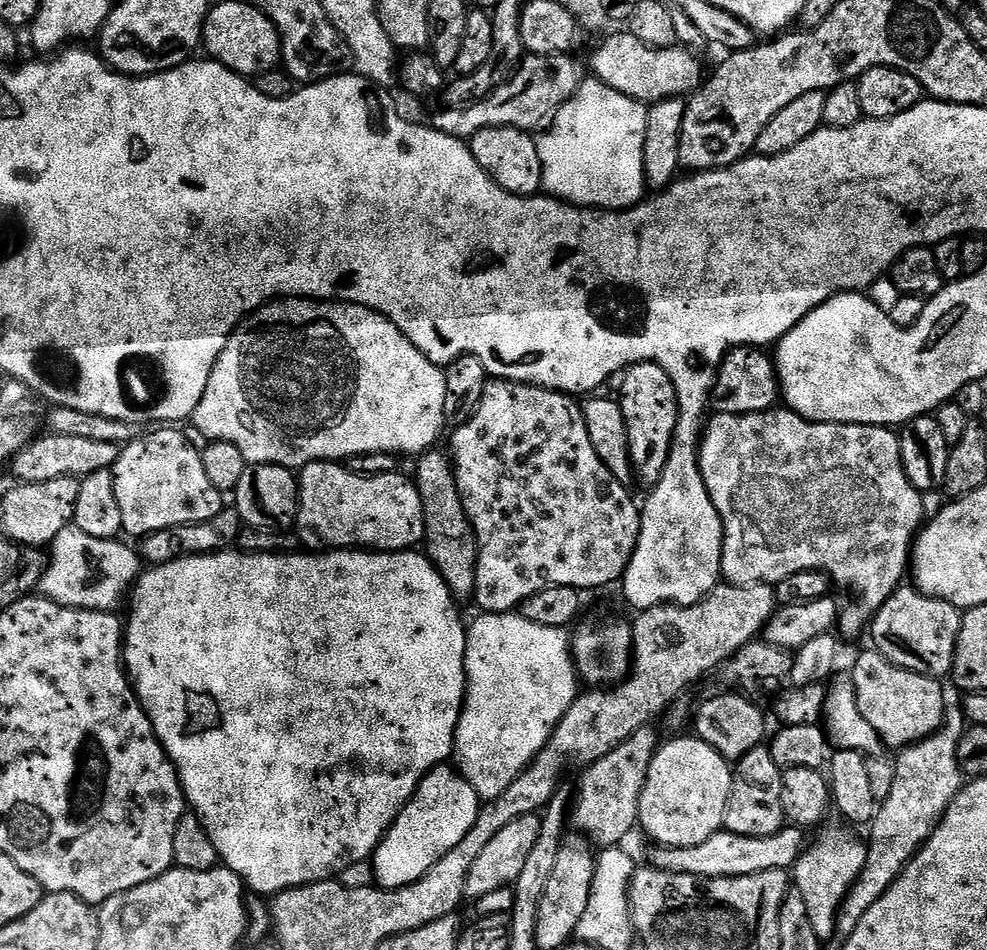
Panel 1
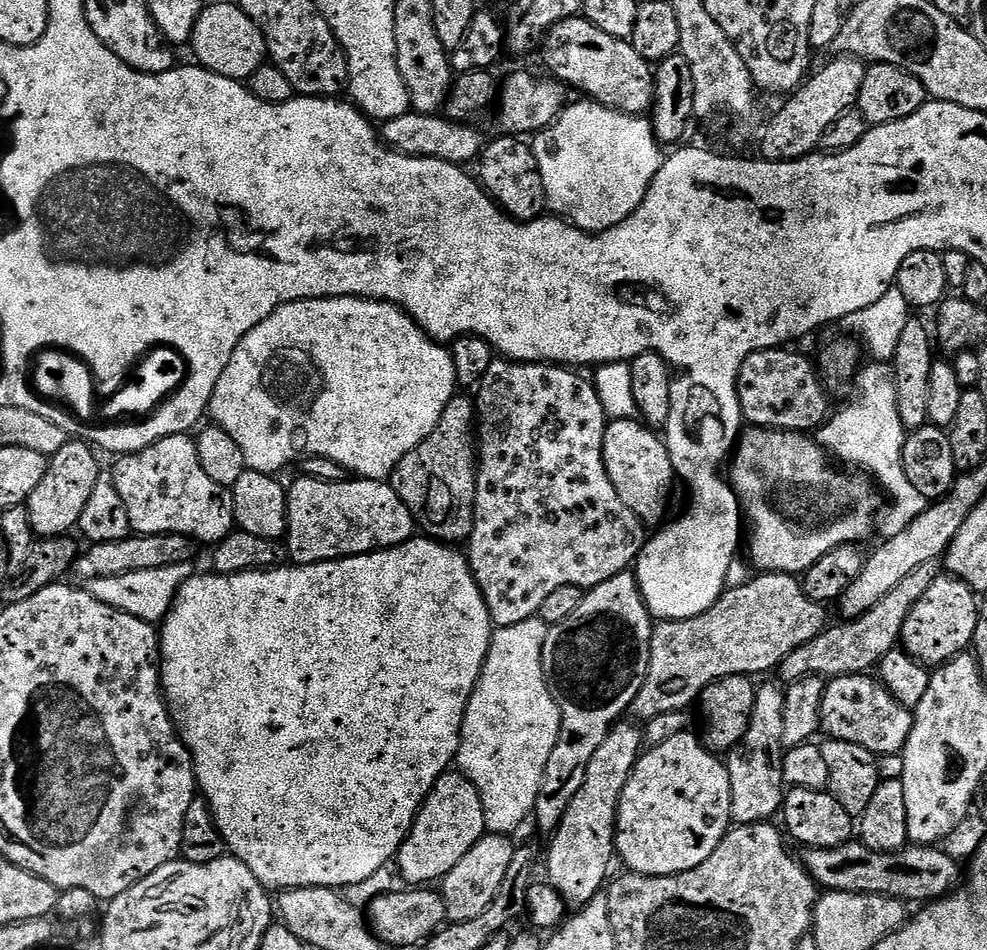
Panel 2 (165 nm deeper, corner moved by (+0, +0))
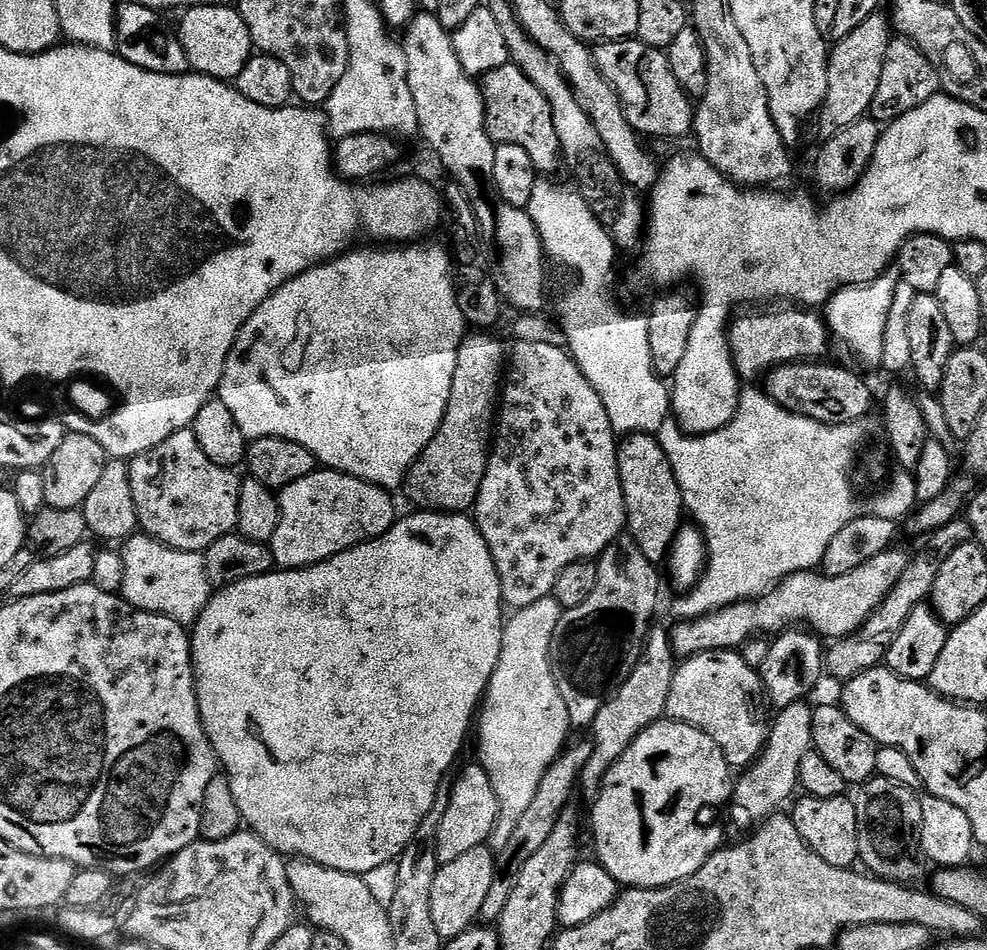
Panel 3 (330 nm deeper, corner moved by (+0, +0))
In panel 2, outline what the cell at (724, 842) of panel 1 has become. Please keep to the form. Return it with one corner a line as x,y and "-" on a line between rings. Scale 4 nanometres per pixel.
849,842
829,848
804,848
802,863
817,885
829,892
870,893
875,896
892,896
895,900
905,902
911,900
931,902
940,899
941,896
949,895
957,887
962,876
962,868
956,865
955,858
939,852
940,850
939,847
927,844
912,844
901,848
899,852
879,852
870,850
870,846
866,846
863,842

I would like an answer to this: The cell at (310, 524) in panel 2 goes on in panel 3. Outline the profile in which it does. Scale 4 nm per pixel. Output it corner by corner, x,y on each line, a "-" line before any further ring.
317,470
306,478
298,478
298,482
290,482
290,486
279,489
280,517
278,530
274,530
270,547
272,559
281,569
309,568
311,564
320,564
323,560
350,550
354,546
364,544
368,540
376,540
391,530
398,519
396,504
392,501
393,493
387,488
379,488
376,484
368,484
345,472

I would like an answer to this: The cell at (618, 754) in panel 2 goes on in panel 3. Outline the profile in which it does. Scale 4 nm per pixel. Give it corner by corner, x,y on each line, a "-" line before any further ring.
653,627
647,641
644,643
643,652
639,662
630,674
630,678
621,686
619,691
604,704
598,712
590,729
592,741
591,756
580,775
579,789
595,797
611,766
632,745
634,738
650,725
655,724
665,714
666,702
669,700
670,682
676,666
676,656
672,651
671,635
665,628

